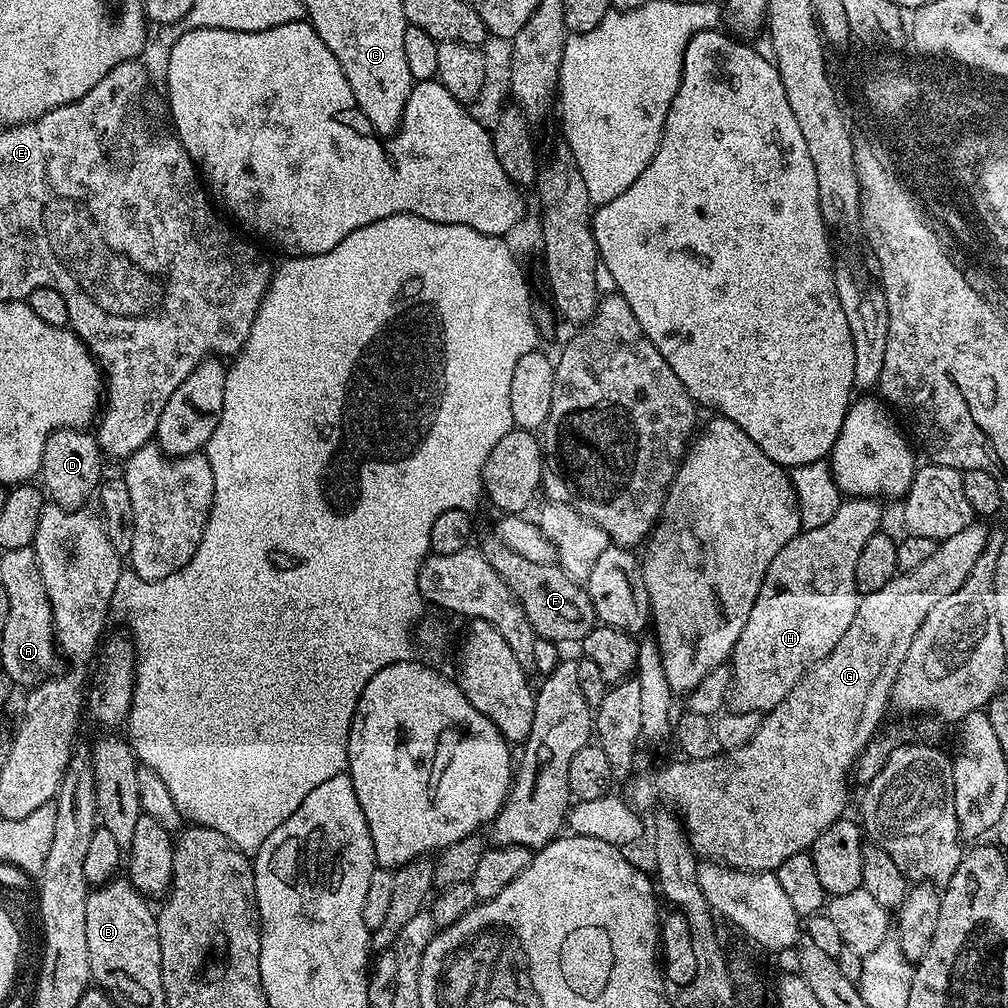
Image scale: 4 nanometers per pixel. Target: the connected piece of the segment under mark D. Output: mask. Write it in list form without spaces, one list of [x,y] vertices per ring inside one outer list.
[[[59,428],[49,434],[46,446],[42,446],[38,480],[51,503],[57,504],[59,508],[80,510],[87,505],[84,503],[91,496],[93,499],[97,495],[101,479],[105,475],[104,463],[106,460],[101,453],[100,443],[91,431],[82,428]]]

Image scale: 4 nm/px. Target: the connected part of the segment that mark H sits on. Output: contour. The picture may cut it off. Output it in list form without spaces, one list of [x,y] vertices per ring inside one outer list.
[[[870,496],[841,499],[838,506],[838,514],[834,514],[834,518],[830,518],[830,522],[825,522],[823,526],[818,526],[817,528],[803,529],[793,540],[786,542],[786,546],[782,546],[782,550],[778,550],[778,554],[774,554],[774,562],[770,562],[770,566],[766,570],[766,578],[762,578],[762,586],[758,590],[758,598],[754,598],[754,610],[750,610],[750,618],[746,618],[746,626],[742,626],[742,634],[738,634],[738,642],[734,646],[730,657],[732,670],[730,704],[735,711],[763,714],[770,711],[774,706],[778,706],[778,702],[782,702],[782,698],[786,698],[786,694],[790,694],[790,690],[794,690],[796,683],[817,662],[824,660],[826,654],[830,654],[830,650],[834,650],[834,646],[838,646],[838,641],[842,638],[842,634],[846,634],[846,630],[850,627],[850,621],[854,619],[854,610],[858,610],[860,605],[862,594],[856,588],[858,554],[862,554],[862,546],[866,546],[866,541],[876,532],[881,531],[882,524],[880,524],[880,519],[883,518],[884,512],[880,509],[880,504],[881,501],[879,499]]]

